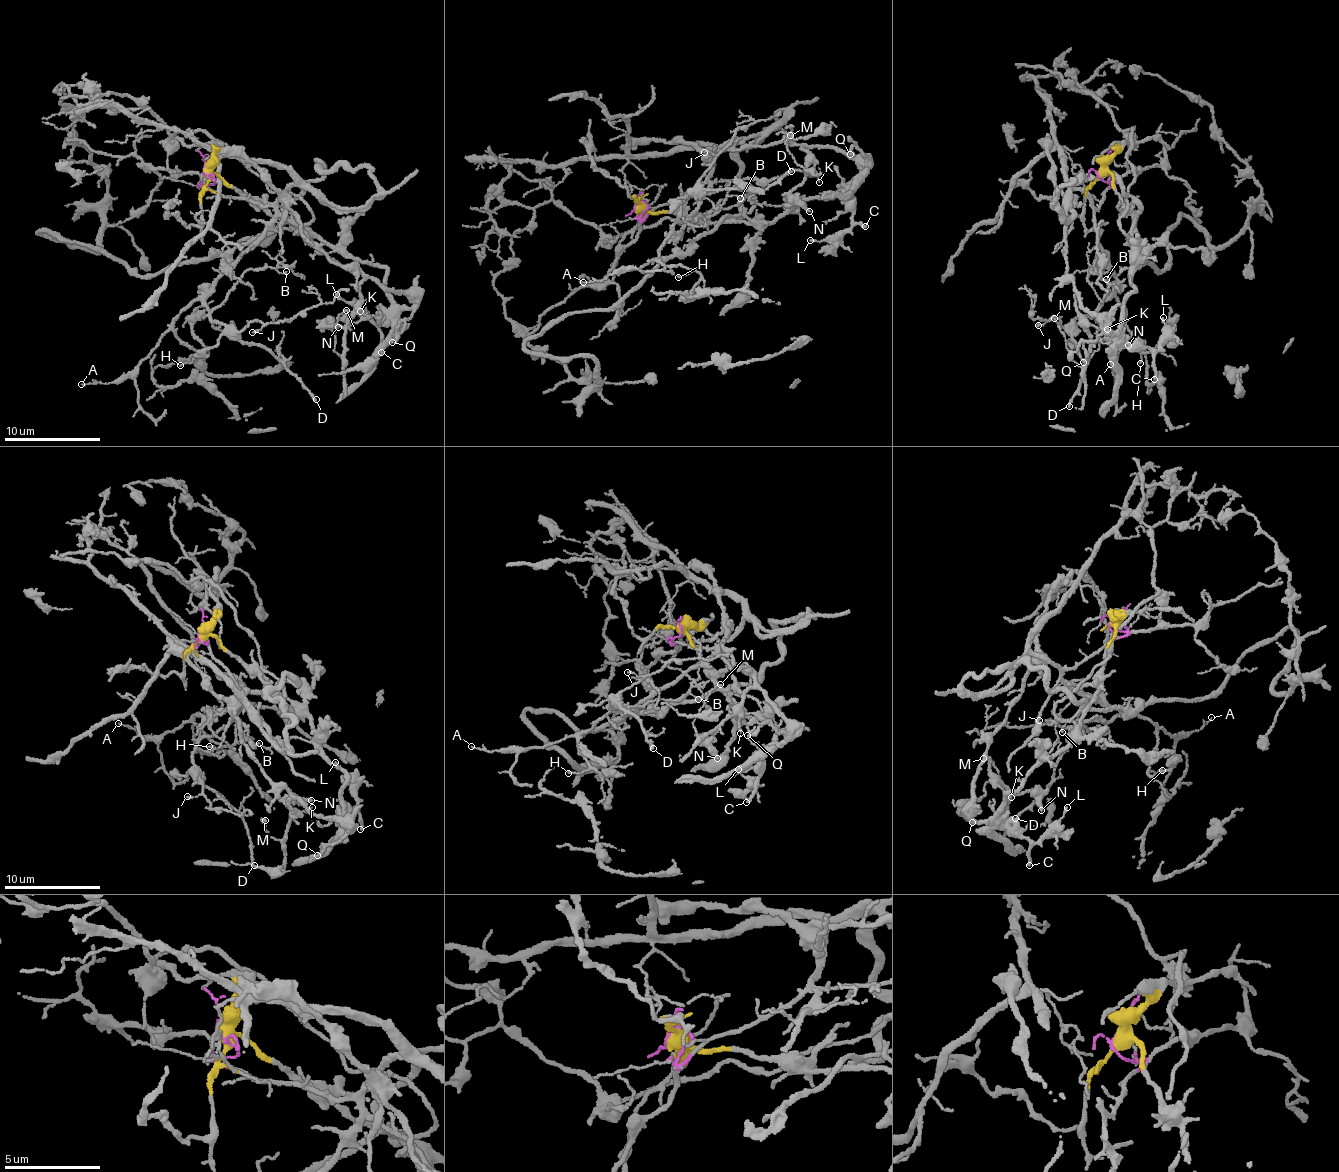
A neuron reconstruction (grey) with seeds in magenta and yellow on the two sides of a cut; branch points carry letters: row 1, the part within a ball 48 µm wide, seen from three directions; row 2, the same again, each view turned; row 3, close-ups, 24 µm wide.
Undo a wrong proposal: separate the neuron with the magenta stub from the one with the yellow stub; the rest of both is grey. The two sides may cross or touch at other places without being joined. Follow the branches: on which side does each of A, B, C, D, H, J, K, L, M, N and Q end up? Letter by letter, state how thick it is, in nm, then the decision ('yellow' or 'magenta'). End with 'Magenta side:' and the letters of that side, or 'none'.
A: 110 nm thick; magenta
B: 100 nm thick; magenta
C: 200 nm thick; yellow
D: 200 nm thick; magenta
H: 120 nm thick; magenta
J: 130 nm thick; magenta
K: 160 nm thick; yellow
L: 180 nm thick; yellow
M: 120 nm thick; yellow
N: 340 nm thick; yellow
Q: 180 nm thick; yellow
Magenta side: A, B, D, H, J

